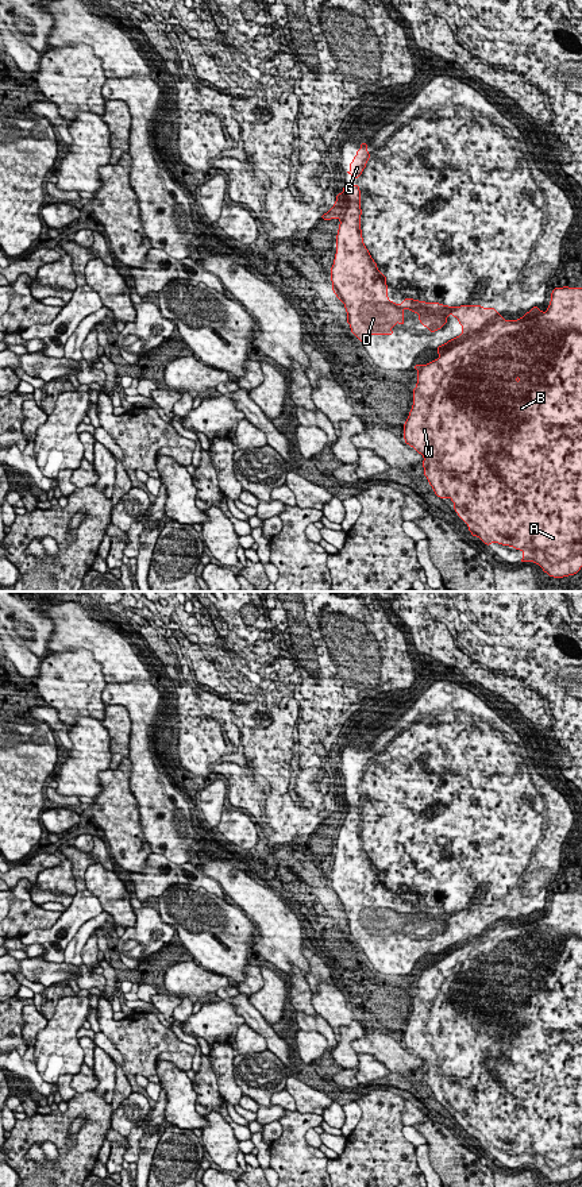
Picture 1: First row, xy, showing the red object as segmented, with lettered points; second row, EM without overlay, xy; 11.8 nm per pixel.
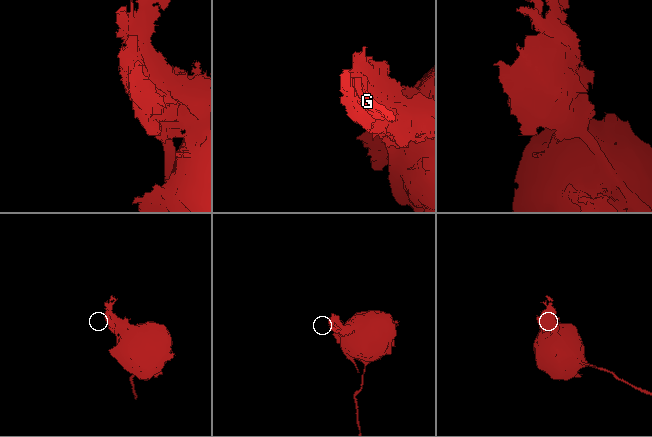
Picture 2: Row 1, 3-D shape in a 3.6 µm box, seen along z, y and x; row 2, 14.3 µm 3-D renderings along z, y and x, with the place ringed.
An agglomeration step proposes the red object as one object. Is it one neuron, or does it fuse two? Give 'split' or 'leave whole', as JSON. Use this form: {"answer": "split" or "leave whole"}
{"answer": "split"}

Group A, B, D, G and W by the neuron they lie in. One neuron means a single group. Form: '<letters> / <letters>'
A B W / D G

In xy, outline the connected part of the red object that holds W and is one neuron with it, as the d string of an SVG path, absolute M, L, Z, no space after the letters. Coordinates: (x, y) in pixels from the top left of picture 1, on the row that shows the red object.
M555 288L547 311L533 307L519 320L506 321L494 308L481 305L452 307L452 316L459 320L462 334L439 346L440 355L427 365L415 365L419 371L413 389L413 406L404 424L405 443L424 456L424 475L435 494L443 500L450 497L454 510L469 525L473 536L486 546L492 542L523 551L521 563L537 563L554 578L577 574L582 567L582 288Z

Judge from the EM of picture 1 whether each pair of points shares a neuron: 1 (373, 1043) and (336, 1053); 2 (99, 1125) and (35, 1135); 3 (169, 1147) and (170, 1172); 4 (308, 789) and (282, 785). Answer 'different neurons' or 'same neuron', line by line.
1: different neurons
2: same neuron
3: same neuron
4: different neurons

